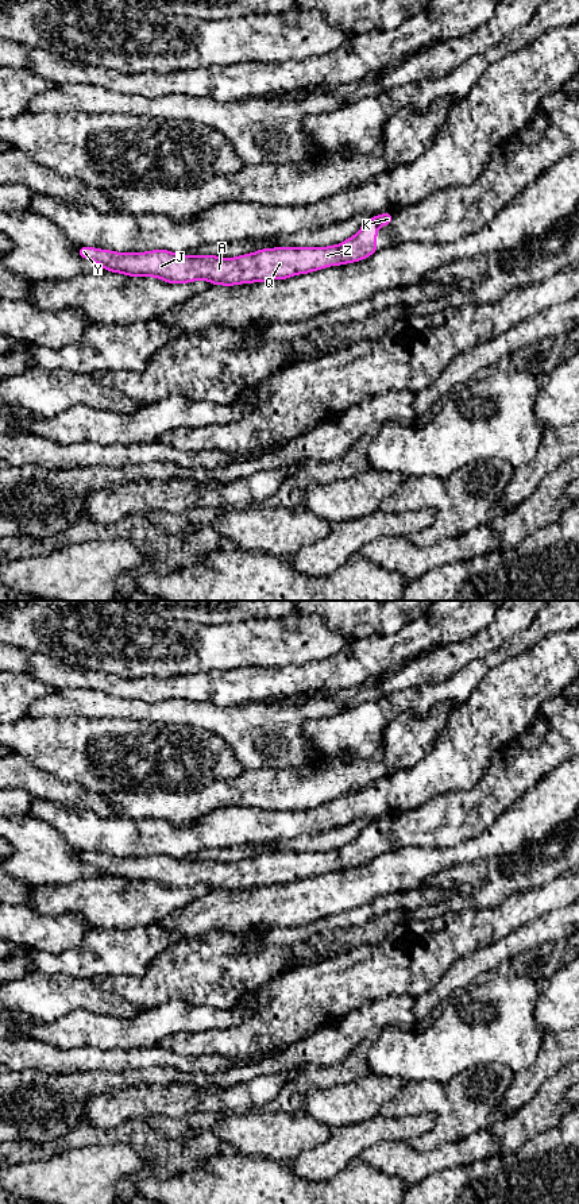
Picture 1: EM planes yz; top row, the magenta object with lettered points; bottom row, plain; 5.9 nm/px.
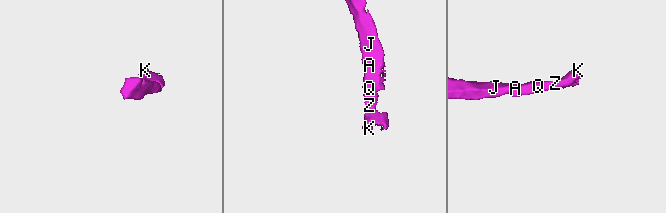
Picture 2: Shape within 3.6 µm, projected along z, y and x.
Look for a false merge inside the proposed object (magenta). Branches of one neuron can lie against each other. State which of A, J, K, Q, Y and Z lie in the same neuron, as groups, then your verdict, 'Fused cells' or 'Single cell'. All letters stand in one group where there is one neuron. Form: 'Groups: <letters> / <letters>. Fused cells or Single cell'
Groups: A J K Q Y Z. Single cell

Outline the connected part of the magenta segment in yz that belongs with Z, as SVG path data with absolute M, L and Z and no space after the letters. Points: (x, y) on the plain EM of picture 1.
M385 817L368 823L359 837L340 849L328 852L275 852L262 853L252 858L236 863L220 863L216 860L184 860L169 854L153 854L147 857L116 857L93 852L78 852L77 857L84 864L99 868L107 876L126 879L128 881L155 881L169 888L186 888L205 884L212 890L240 890L252 887L266 887L273 884L286 884L297 879L308 879L328 871L359 867L373 860L377 853L377 837L385 830L393 830L391 817Z

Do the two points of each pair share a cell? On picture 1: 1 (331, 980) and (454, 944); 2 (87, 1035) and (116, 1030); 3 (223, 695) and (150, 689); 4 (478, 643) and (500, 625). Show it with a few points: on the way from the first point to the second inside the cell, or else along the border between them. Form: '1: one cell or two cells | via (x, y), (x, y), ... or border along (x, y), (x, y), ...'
1: one cell | via (362, 975), (381, 969), (409, 969), (423, 956)
2: one cell | via (93, 1031), (109, 1031)
3: one cell | via (205, 689), (168, 689)
4: one cell | via (483, 641), (494, 631)

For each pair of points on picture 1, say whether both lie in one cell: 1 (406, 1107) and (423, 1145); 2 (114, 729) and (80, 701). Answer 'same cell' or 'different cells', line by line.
1: same cell
2: different cells

